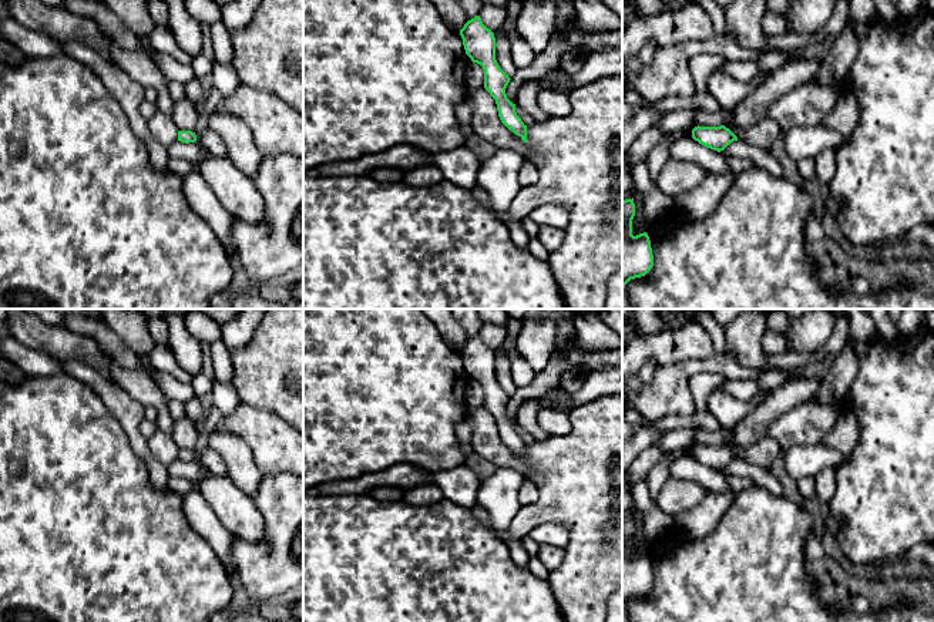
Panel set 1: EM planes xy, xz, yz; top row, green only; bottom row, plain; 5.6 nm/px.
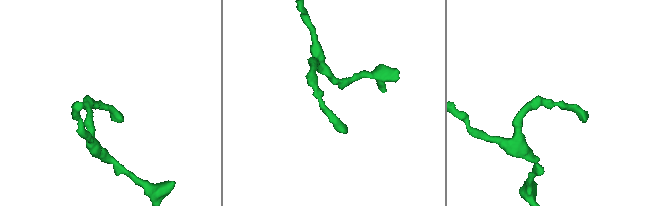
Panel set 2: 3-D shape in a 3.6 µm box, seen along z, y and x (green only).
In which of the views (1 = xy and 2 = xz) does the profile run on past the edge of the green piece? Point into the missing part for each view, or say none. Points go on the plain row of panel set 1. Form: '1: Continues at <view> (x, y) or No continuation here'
1: No continuation here
2: No continuation here

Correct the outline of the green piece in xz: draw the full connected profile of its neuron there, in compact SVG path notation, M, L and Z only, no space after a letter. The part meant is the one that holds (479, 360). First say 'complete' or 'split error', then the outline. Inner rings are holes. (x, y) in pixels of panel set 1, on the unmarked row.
complete; M476 334L464 343L460 354L466 373L484 389L484 407L495 418L501 441L524 461L528 461L527 444L517 434L515 423L505 413L511 397L500 387L495 379L494 352L483 343L480 334Z

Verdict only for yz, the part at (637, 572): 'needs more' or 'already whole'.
already whole

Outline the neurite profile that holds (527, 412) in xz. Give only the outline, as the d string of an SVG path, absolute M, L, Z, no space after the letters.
M528 399L521 403L517 410L515 423L520 424L525 431L528 431L534 440L545 440L550 437L538 424L537 414L540 410L540 403L537 399Z

